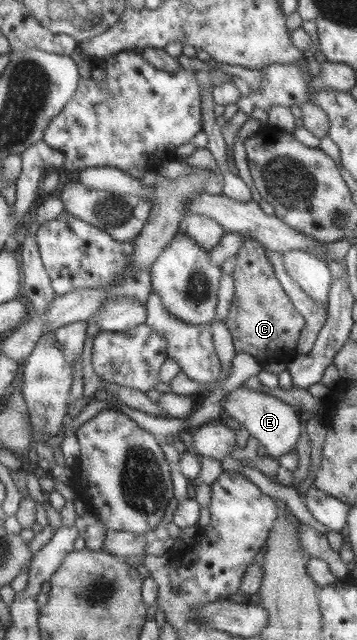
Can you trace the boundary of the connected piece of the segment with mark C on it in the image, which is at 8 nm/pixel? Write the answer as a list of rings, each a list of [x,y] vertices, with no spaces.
[[[252,238],[245,240],[235,254],[234,263],[231,273],[234,292],[225,327],[232,337],[235,353],[249,354],[258,364],[287,364],[296,356],[296,341],[304,326],[304,318],[296,312],[280,286],[260,242]]]

